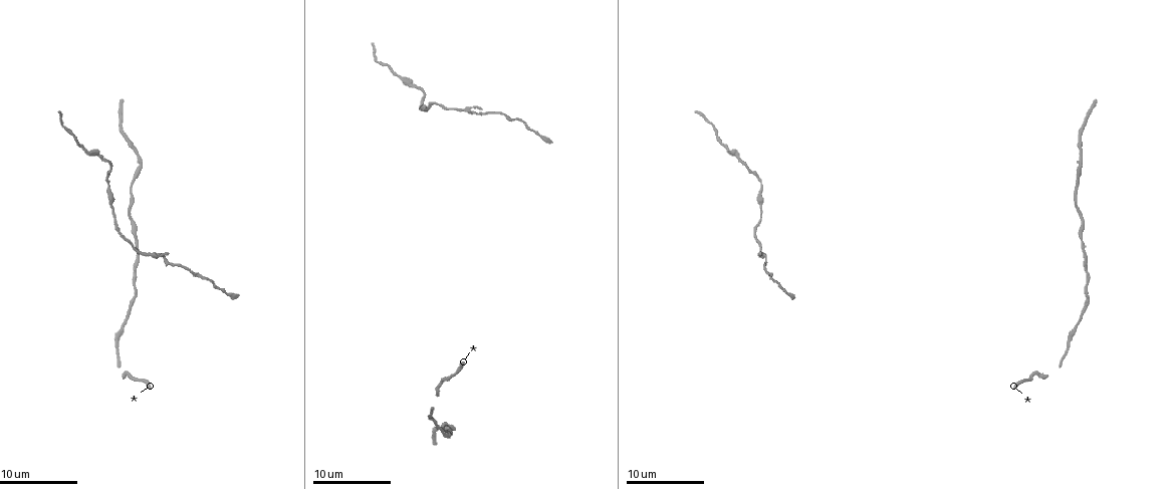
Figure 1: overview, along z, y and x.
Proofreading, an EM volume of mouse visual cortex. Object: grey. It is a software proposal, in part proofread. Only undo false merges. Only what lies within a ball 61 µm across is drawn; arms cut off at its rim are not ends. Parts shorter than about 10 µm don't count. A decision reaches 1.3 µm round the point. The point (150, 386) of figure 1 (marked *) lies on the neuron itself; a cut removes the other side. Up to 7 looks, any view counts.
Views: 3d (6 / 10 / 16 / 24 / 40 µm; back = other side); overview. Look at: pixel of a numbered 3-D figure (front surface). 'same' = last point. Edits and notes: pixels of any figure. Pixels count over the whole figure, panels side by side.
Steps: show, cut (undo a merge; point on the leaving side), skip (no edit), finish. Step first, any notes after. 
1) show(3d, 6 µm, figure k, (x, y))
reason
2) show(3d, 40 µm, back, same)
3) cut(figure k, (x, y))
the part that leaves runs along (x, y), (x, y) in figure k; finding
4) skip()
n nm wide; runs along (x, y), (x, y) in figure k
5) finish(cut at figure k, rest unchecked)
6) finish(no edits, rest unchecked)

show(3d, 6 µm, figure 1, (132, 218))
thick turns thin

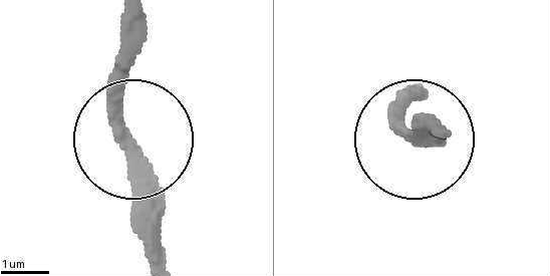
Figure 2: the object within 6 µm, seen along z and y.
show(3d, 6 µm, back, figure 2, (130, 146))

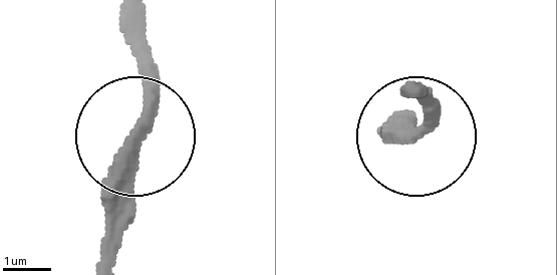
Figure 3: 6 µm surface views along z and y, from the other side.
skip()
runs along (117, 255), (117, 159), (142, 110), (142, 15) in figure 3; all the same neuron

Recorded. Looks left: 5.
show(3d, 6 µm, figure 1, (132, 183))
thick turns thin

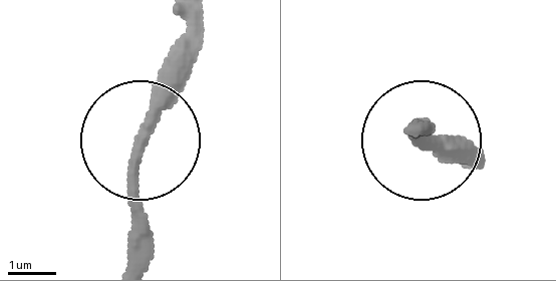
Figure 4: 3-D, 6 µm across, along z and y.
show(3d, 6 µm, back, figure 4, (143, 135))

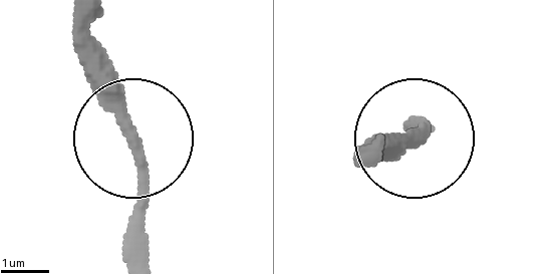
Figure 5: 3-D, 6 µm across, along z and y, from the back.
skip()
280 nm wide; runs along (145, 257), (145, 161), (80, 17) in figure 5; one neuron here

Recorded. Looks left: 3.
show(3d, 10 µm, figure 1, (164, 257))
arms run side by side

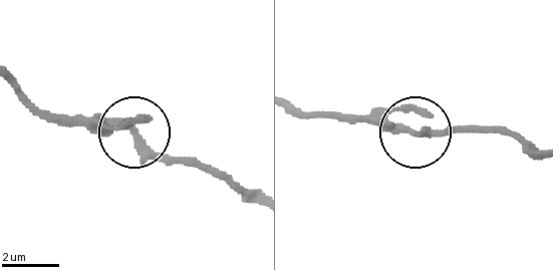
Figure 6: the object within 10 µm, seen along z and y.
skip()
190 nm wide; all the same neuron

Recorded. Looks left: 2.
show(3d, 16 µm, figure 1, (111, 209))
sudden change in width

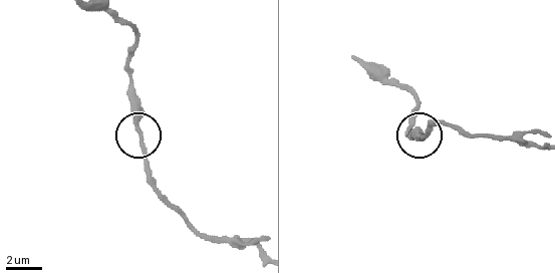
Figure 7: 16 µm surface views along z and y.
skip()
runs along (262, 252), (208, 236), (159, 190), (136, 117), (136, 92) in figure 7; all the same neuron

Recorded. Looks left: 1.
finish(no edits, rest unchecked)

